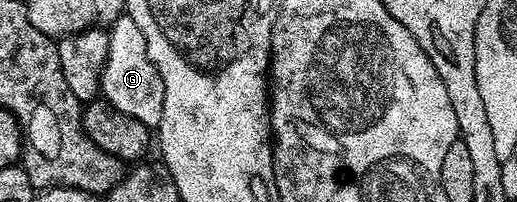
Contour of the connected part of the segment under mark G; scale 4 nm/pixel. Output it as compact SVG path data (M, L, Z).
M122 16L111 23L107 33L109 51L101 73L100 97L119 112L139 120L145 126L160 127L163 120L165 89L155 64L149 58L147 40L143 32L139 32L139 24L135 24L135 20L128 16Z

